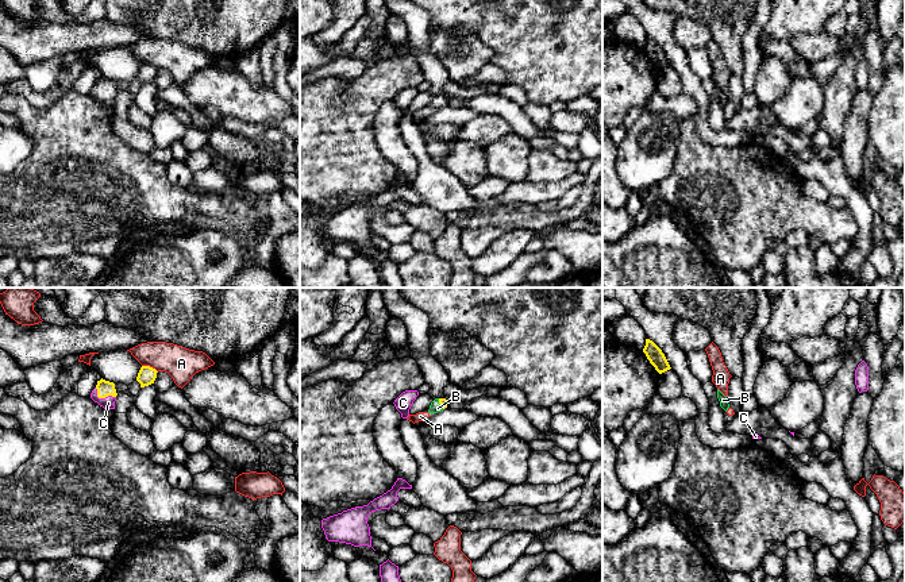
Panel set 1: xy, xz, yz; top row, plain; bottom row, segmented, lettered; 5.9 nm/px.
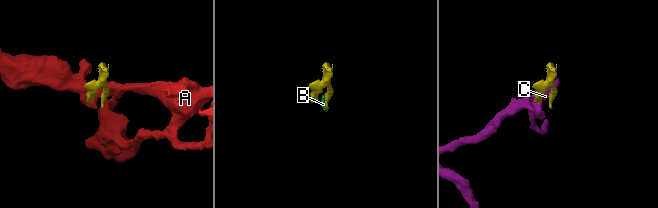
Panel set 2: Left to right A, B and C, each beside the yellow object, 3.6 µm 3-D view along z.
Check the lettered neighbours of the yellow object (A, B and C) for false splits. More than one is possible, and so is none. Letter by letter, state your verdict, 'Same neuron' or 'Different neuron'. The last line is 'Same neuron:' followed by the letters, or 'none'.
A: Different neuron
B: Same neuron
C: Same neuron
Same neuron: B, C

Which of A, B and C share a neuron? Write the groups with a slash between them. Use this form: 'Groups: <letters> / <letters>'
Groups: A / B C

